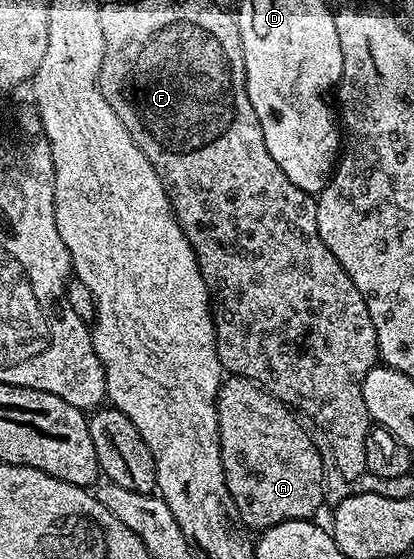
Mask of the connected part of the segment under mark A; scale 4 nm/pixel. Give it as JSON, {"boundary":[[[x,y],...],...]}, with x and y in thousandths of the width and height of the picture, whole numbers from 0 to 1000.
{"boundary":[[[568,671],[553,673],[531,691],[522,708],[522,741],[531,766],[531,826],[546,871],[592,941],[601,948],[635,950],[684,932],[761,927],[763,909],[783,896],[783,825],[751,778],[734,769],[737,755],[633,691]]]}

